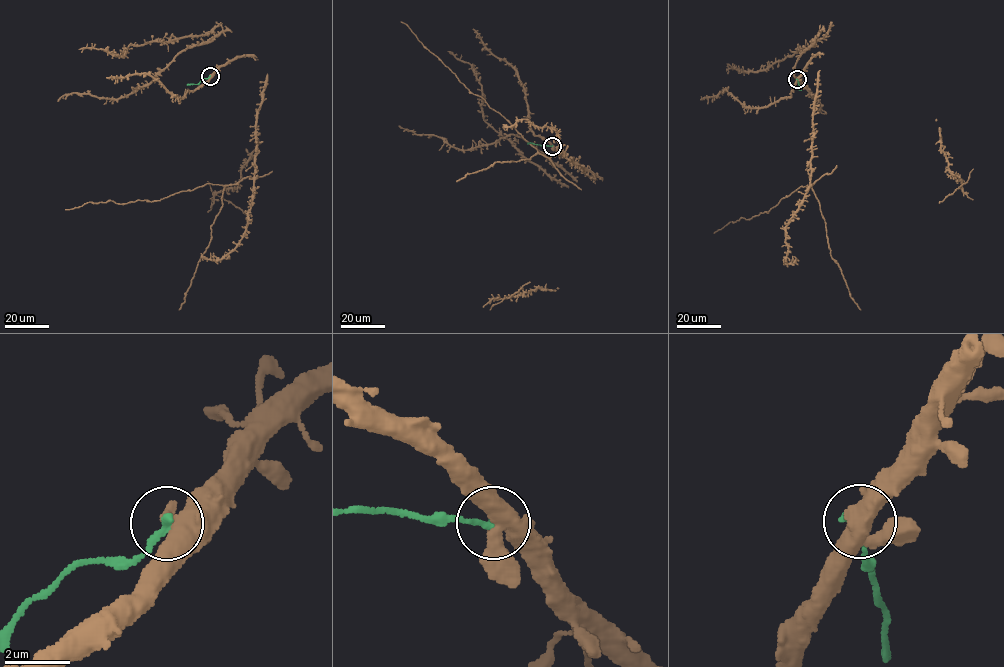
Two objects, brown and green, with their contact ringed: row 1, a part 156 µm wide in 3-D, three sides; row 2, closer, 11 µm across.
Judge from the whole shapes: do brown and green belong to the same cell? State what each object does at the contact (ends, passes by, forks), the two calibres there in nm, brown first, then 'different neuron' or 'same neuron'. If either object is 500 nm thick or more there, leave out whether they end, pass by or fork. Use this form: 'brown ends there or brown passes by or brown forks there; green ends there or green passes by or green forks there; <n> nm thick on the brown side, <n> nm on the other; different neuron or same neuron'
brown passes by; green ends there; 440 nm thick on the brown side, 280 nm on the other; different neuron

